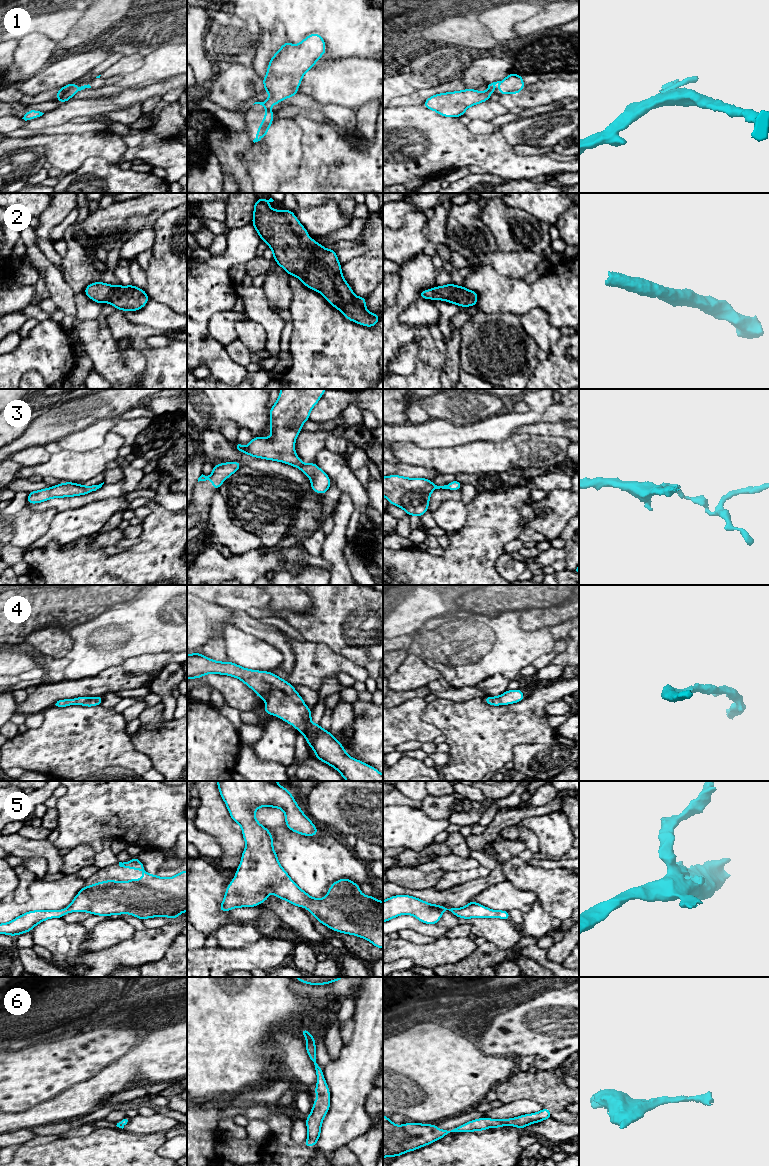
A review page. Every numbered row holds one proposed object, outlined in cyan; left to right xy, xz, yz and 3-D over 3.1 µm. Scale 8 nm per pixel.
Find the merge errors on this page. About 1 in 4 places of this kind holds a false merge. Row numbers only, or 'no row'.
1

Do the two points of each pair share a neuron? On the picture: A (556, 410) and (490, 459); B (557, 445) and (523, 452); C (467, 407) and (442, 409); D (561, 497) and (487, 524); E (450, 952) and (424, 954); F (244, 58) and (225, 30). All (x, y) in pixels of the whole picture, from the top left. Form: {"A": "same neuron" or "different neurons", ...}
{"A": "different neurons", "B": "same neuron", "C": "same neuron", "D": "different neurons", "E": "same neuron", "F": "same neuron"}

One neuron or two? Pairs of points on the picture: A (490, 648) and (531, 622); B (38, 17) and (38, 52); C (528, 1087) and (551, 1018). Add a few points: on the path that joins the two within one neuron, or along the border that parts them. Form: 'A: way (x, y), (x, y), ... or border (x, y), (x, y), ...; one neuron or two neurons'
A: border (520, 612), (519, 626), (522, 629), (545, 628); two neurons
B: border (43, 34), (52, 40); two neurons
C: border (536, 1069), (554, 1070); two neurons

